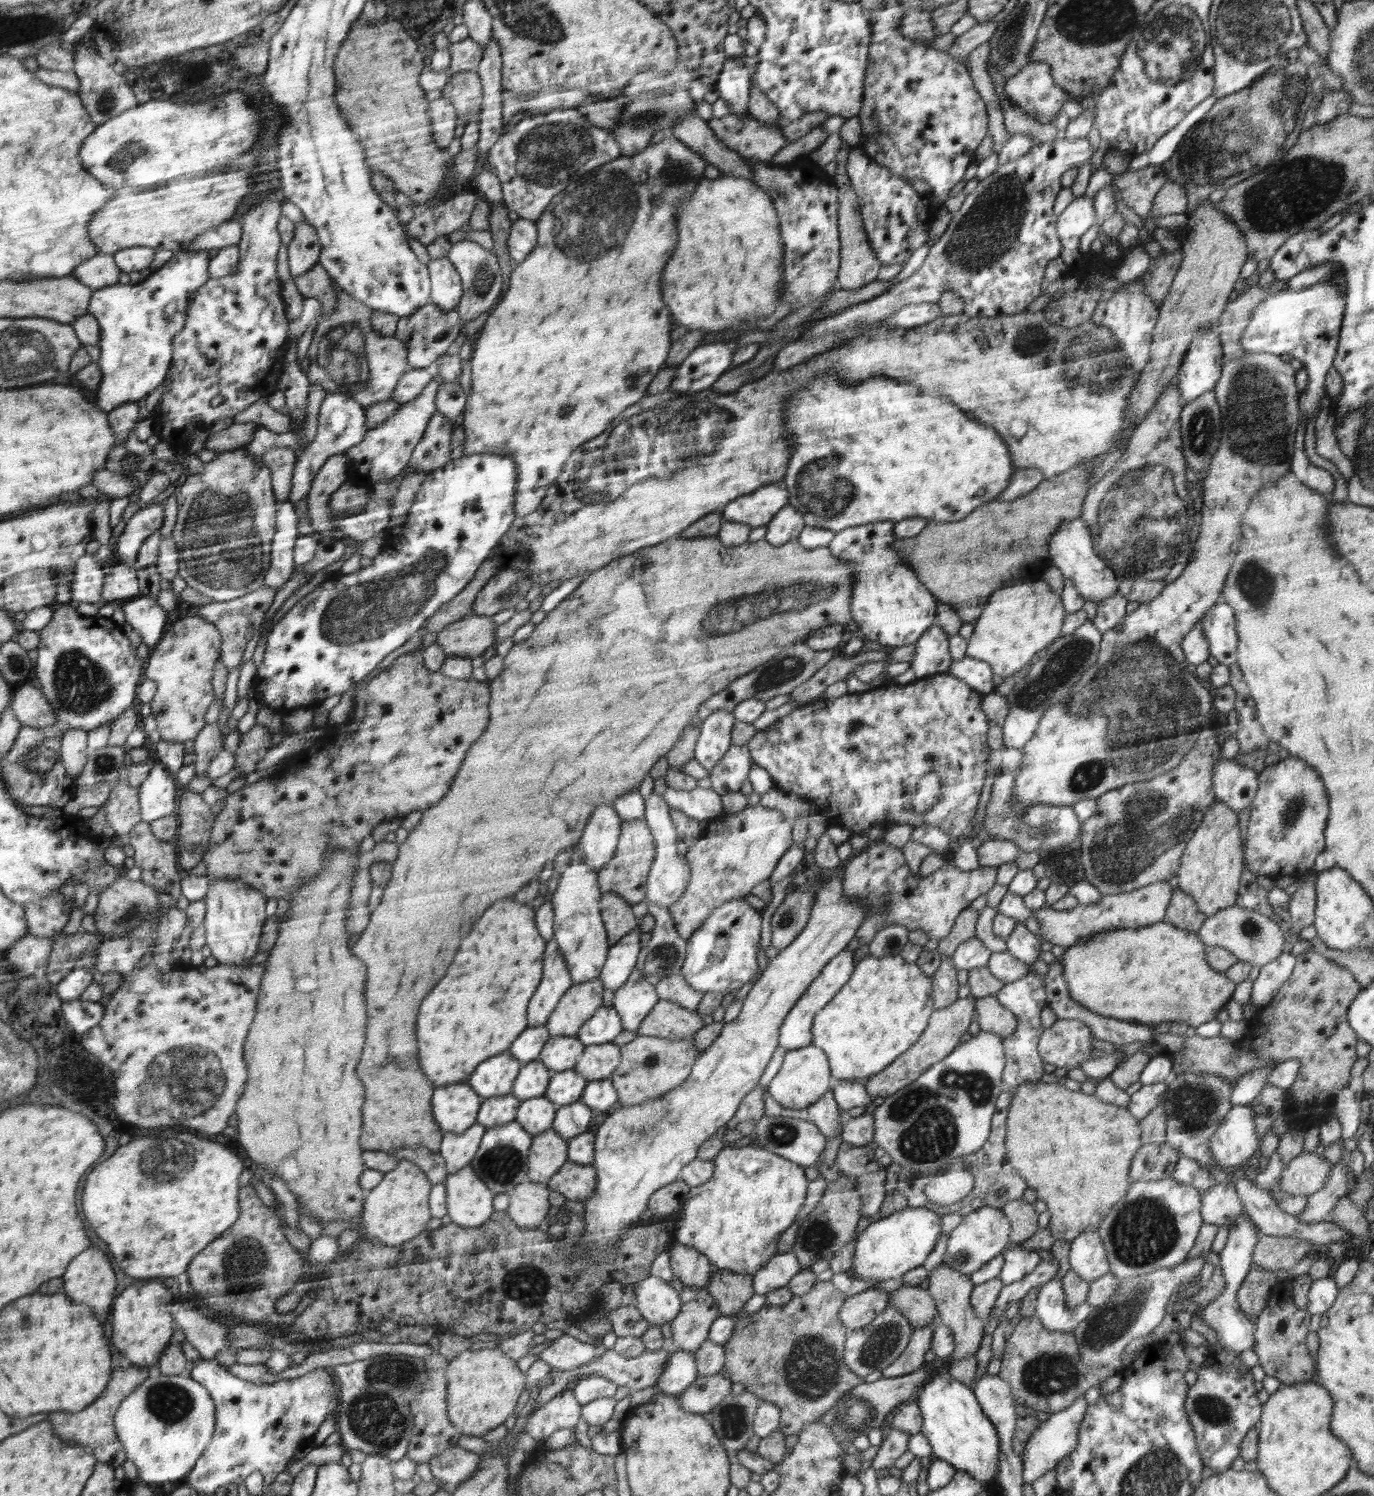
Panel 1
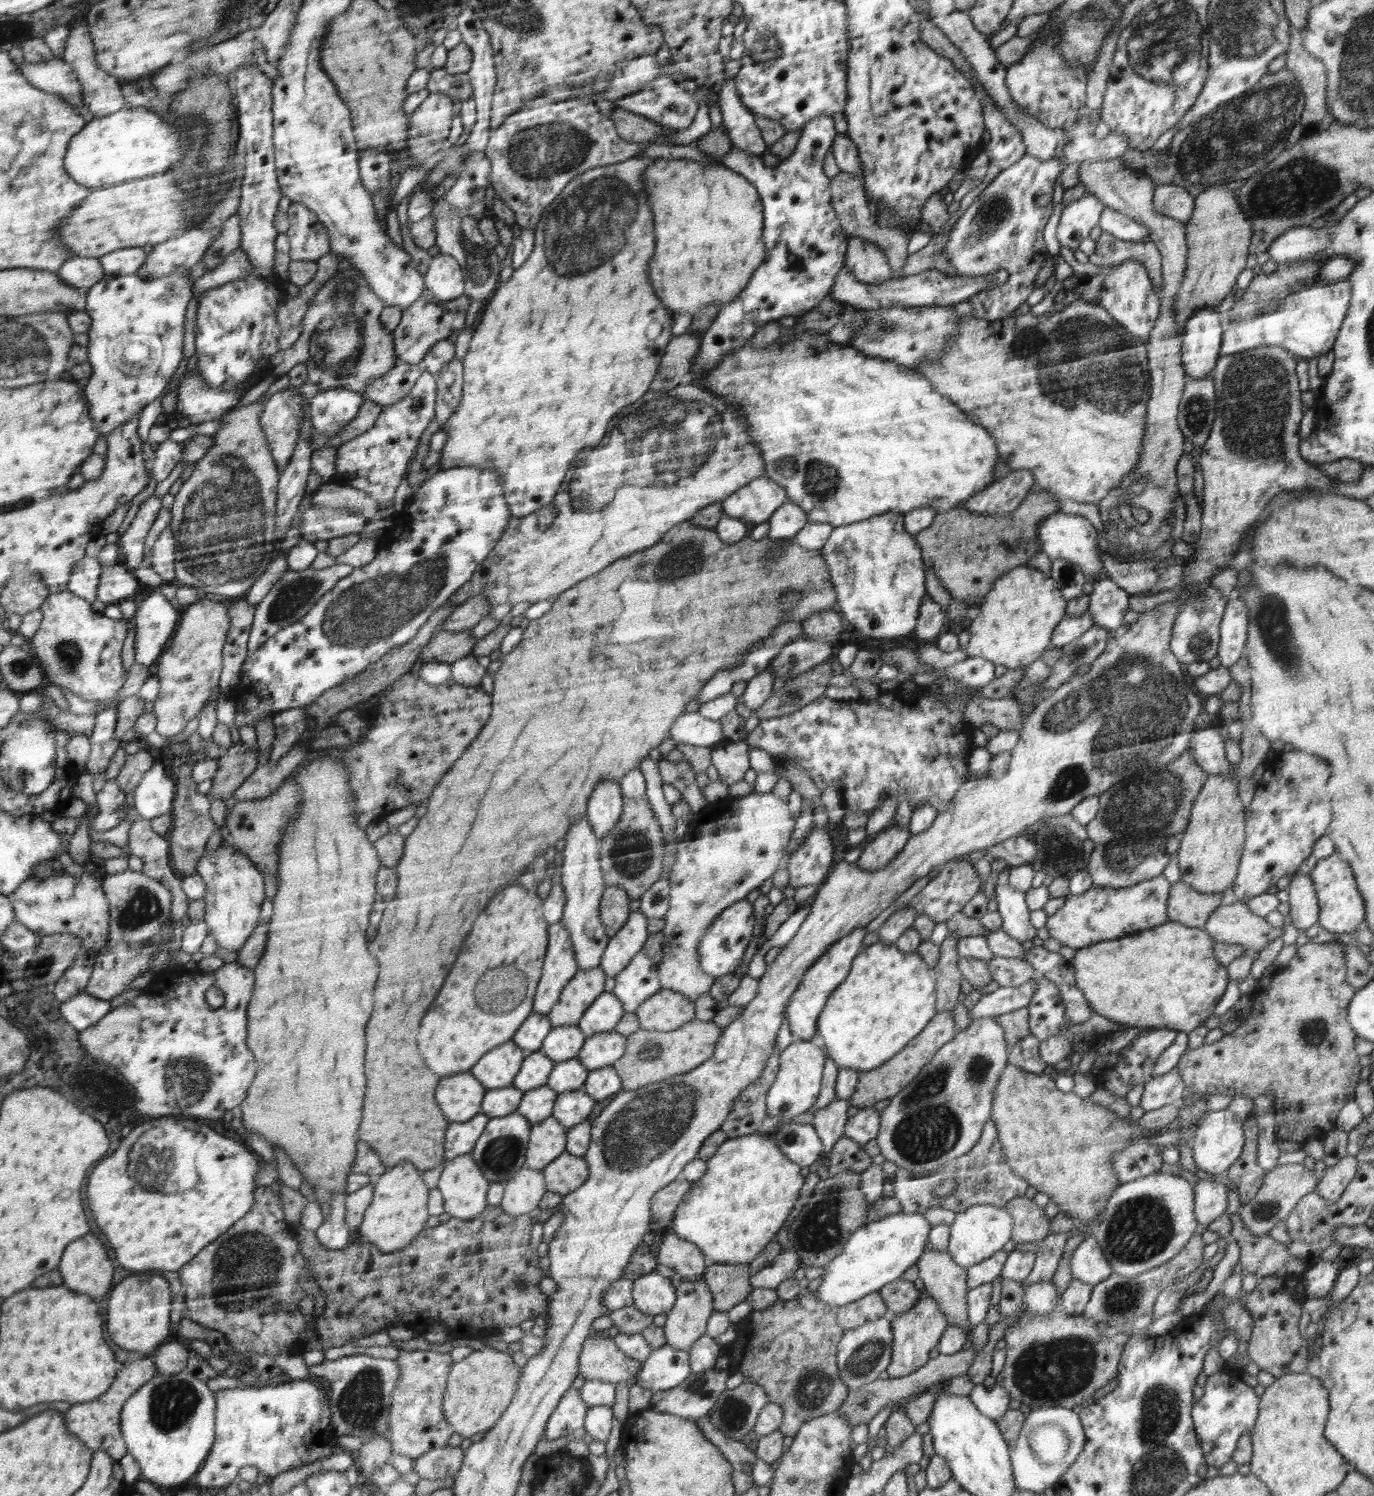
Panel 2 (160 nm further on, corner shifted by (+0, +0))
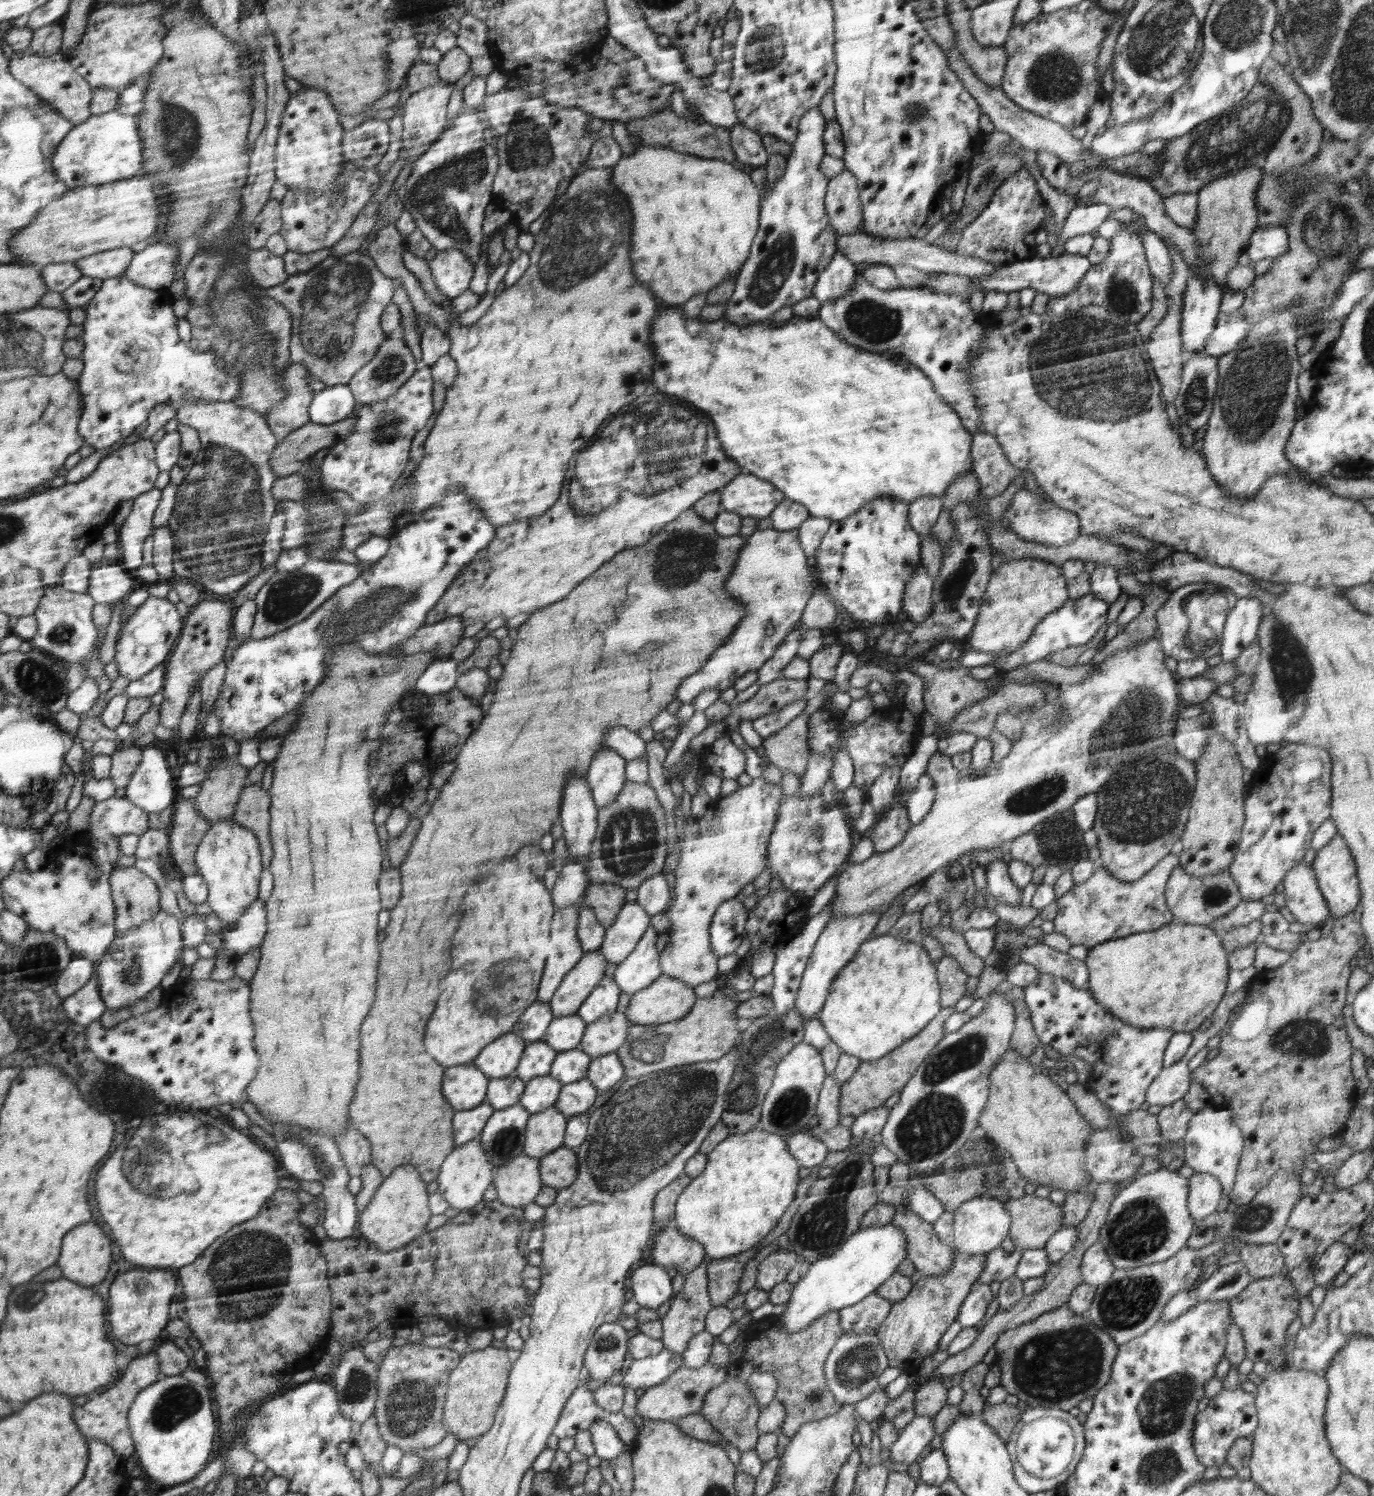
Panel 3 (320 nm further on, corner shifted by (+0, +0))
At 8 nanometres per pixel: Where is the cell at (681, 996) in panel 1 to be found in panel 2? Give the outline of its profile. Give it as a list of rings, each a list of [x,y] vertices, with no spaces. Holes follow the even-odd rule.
[[[753,790],[743,797],[729,797],[716,804],[707,804],[693,819],[693,824],[683,836],[684,839],[676,844],[677,853],[669,876],[669,909],[663,916],[665,927],[661,930],[665,938],[661,946],[661,952],[664,954],[660,966],[656,969],[661,988],[682,993],[690,1000],[696,1000],[712,986],[715,978],[706,974],[701,967],[698,943],[712,926],[713,920],[725,908],[742,900],[748,892],[758,888],[776,872],[782,856],[786,856],[788,842],[792,842],[790,836],[793,836],[794,820],[790,812],[786,799],[776,796],[772,791],[759,793]]]

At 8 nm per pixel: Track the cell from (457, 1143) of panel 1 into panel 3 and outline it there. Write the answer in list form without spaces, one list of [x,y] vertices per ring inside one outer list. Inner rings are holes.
[[[487,1102],[475,1109],[458,1112],[458,1120],[454,1120],[454,1130],[456,1132],[456,1146],[468,1143],[469,1140],[478,1138],[481,1130],[493,1115],[494,1107]]]

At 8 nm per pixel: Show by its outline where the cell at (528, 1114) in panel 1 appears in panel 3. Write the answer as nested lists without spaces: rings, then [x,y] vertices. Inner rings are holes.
[[[552,1075],[534,1077],[526,1083],[525,1094],[520,1103],[530,1113],[539,1113],[554,1106],[564,1084]]]

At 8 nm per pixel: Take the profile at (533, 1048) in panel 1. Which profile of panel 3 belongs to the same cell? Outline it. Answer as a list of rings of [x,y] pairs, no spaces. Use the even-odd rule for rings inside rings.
[[[536,1000],[520,1015],[511,1032],[522,1037],[526,1044],[540,1041],[554,1017],[549,1003]]]

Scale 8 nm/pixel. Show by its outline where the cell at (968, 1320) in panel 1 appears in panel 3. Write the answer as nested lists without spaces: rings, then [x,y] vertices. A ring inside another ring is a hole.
[[[898,1204],[892,1225],[901,1226],[907,1234],[908,1258],[922,1275],[941,1275],[954,1264],[954,1248],[940,1241],[933,1224],[925,1222],[912,1209]]]

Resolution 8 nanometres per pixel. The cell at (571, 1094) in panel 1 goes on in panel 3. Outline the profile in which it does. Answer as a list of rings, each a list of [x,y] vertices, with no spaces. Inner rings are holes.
[[[576,1047],[570,1051],[557,1053],[549,1074],[564,1085],[570,1084],[586,1078],[590,1064],[592,1064],[592,1057],[589,1053]]]

